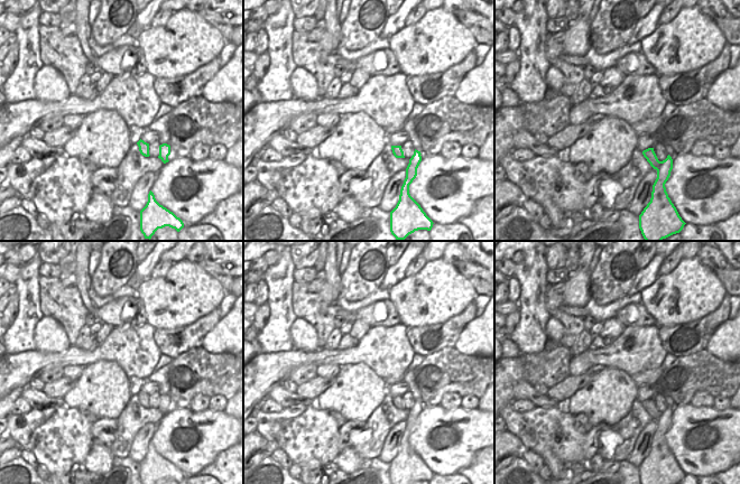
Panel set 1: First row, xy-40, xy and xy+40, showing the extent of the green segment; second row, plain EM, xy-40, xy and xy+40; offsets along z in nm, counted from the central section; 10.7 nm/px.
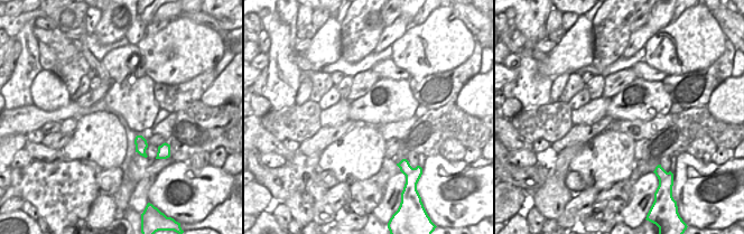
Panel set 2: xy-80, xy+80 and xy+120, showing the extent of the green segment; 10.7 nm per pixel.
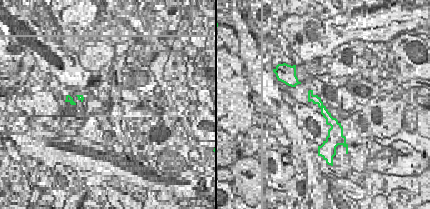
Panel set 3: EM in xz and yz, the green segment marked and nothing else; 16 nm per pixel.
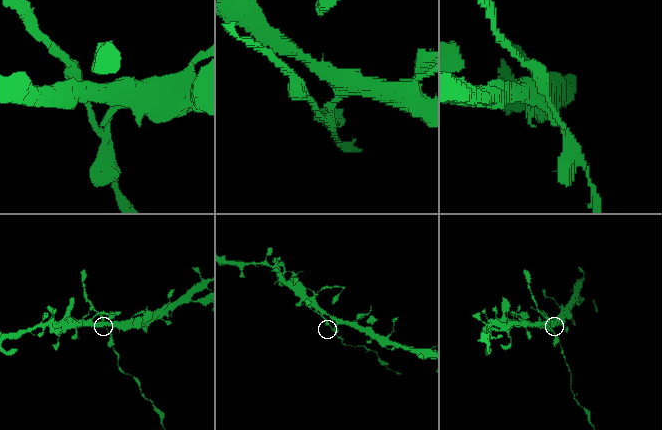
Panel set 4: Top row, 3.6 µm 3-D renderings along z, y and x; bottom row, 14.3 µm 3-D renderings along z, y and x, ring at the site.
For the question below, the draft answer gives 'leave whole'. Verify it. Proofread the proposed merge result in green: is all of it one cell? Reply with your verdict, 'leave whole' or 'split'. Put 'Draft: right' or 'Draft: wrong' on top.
Draft: wrong
split

